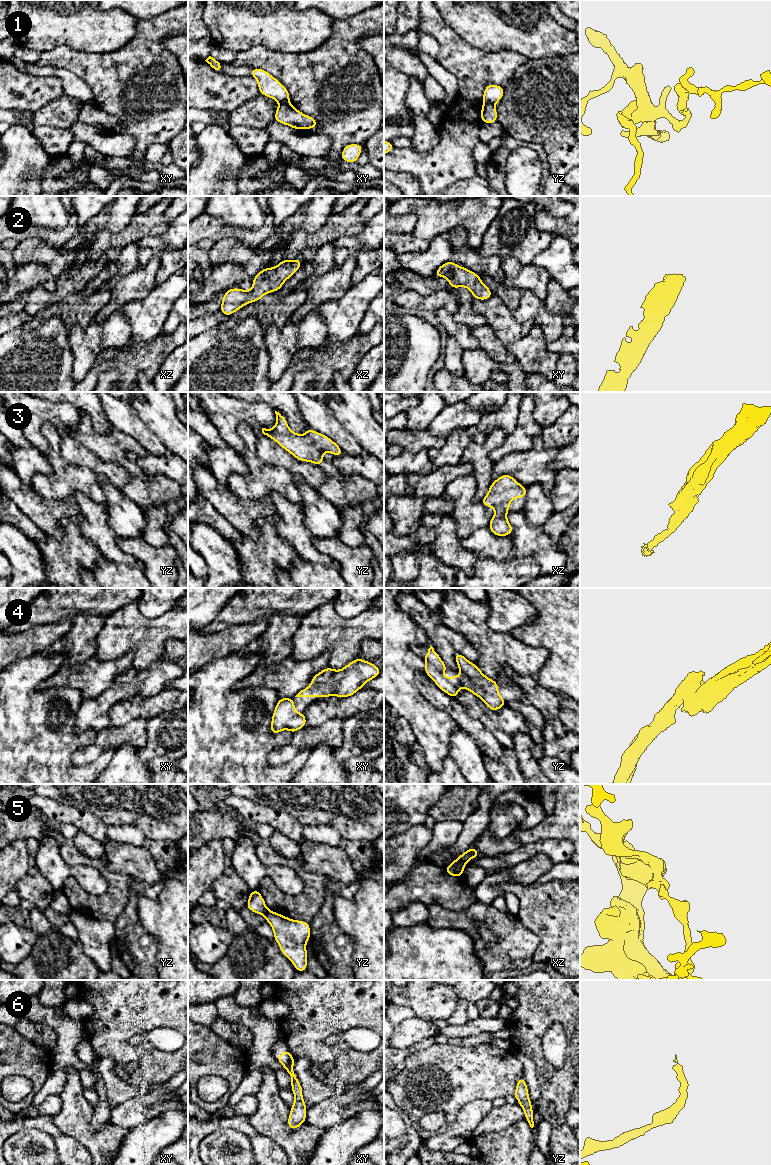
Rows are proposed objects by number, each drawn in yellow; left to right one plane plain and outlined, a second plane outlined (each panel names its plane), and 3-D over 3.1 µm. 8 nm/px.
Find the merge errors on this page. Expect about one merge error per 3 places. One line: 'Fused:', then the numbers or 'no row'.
Fused: 1, 4, 5

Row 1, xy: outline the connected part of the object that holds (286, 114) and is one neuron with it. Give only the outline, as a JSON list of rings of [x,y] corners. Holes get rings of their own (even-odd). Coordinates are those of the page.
[[[289,102],[279,104],[274,120],[283,125],[289,125],[296,131],[308,128],[315,129],[317,127],[317,121],[314,118],[301,113]]]

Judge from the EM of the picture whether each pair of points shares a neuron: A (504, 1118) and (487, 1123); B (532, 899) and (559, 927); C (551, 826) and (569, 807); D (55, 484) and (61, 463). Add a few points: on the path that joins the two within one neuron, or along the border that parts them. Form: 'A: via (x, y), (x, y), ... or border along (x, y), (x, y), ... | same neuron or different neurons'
A: via (500, 1118), (491, 1123) | same neuron
B: via (539, 906), (553, 920) | same neuron
C: via (556, 821), (565, 812) | same neuron
D: via (60, 479), (61, 468) | same neuron

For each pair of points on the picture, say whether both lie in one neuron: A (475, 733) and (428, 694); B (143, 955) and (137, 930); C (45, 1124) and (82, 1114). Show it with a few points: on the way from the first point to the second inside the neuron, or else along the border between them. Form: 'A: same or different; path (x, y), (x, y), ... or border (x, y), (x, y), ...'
A: same; path (464, 721), (440, 700)
B: same; path (137, 949), (135, 947), (135, 936)
C: different; border (53, 1117), (55, 1126), (62, 1133), (72, 1137)

